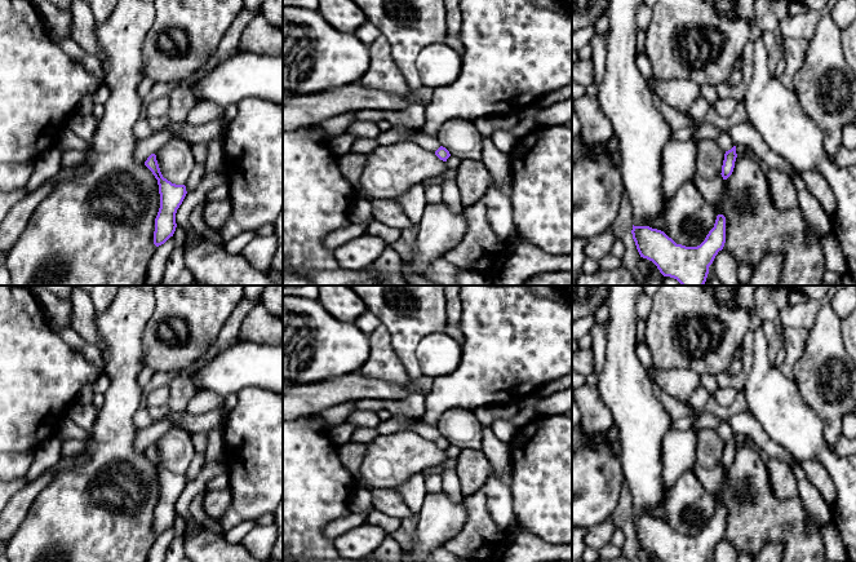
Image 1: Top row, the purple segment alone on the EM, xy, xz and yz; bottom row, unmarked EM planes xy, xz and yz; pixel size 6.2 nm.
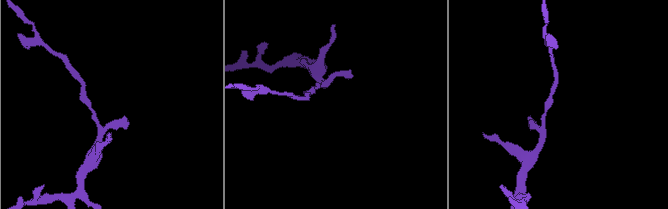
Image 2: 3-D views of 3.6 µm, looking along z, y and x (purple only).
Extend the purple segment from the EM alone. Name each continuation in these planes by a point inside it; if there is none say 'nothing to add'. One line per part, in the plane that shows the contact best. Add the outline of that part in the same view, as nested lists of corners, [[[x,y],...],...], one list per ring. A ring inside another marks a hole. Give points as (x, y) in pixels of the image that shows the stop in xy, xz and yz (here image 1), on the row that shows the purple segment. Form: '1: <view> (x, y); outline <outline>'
nothing to add

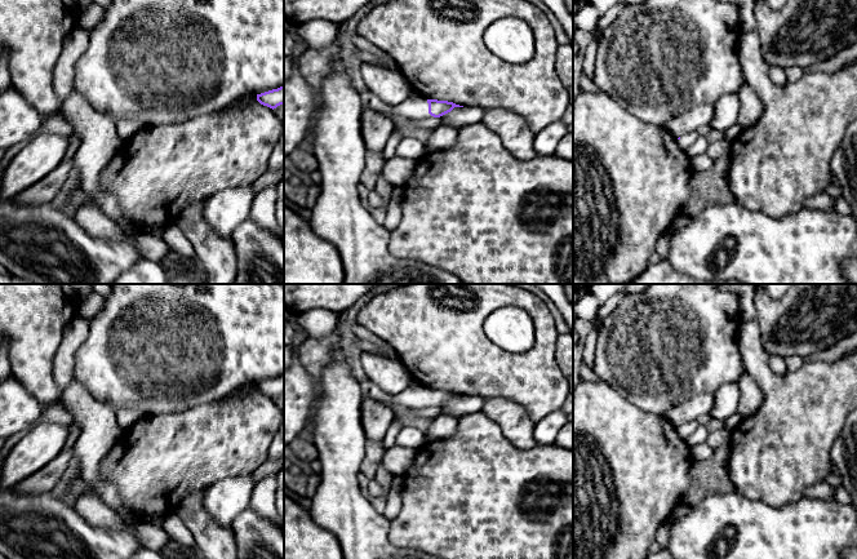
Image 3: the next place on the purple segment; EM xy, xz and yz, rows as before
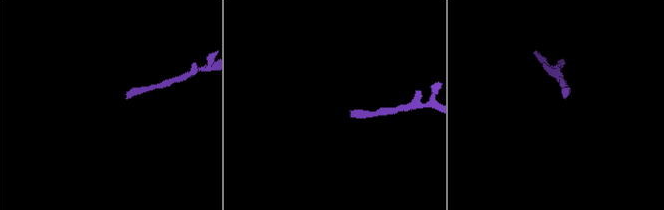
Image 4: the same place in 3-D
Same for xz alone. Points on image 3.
1: xz (412, 109); outline [[[410,97],[404,102],[392,106],[392,112],[408,120],[418,120],[430,115],[427,99]]]

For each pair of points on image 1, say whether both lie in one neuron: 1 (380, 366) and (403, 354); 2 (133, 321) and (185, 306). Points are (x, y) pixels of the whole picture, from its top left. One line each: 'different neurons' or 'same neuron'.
1: different neurons
2: different neurons

